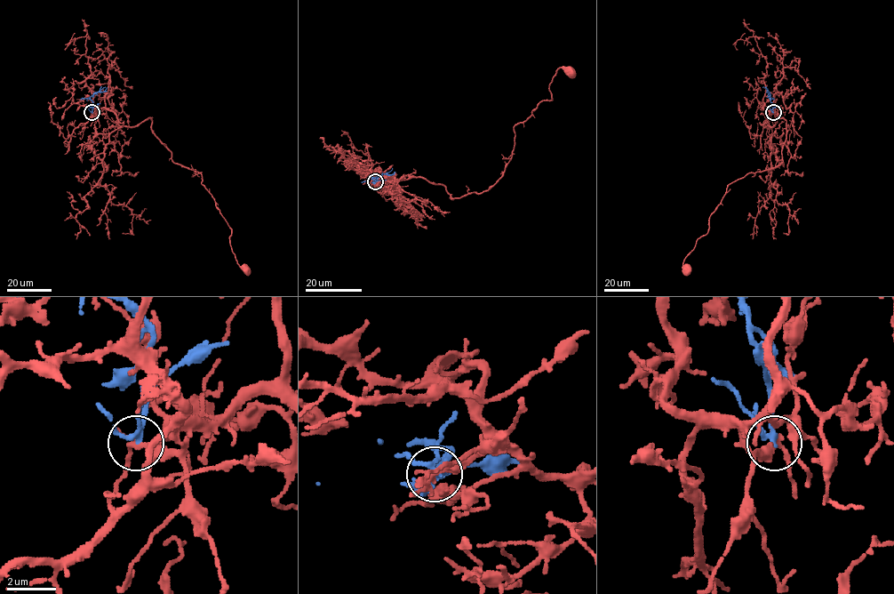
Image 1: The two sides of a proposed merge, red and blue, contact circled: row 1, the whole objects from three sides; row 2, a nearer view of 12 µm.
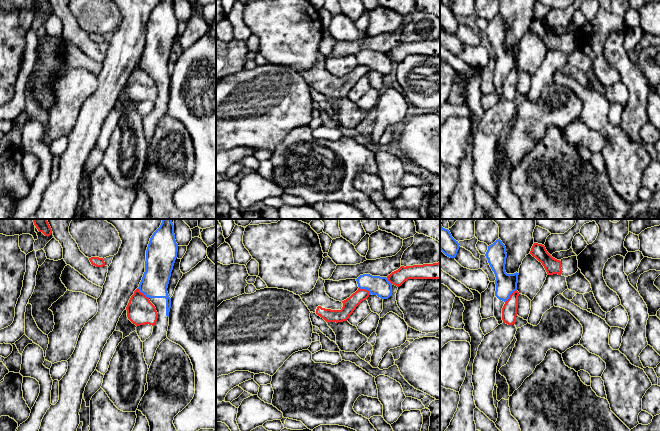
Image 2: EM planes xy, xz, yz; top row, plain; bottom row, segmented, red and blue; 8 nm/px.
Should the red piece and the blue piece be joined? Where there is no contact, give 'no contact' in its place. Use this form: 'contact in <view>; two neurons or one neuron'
contact in yz; two neurons

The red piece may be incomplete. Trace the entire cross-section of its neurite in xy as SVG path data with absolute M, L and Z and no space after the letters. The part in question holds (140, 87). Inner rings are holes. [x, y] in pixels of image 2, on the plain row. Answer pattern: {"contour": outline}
{"contour": "M137 64L126 83L128 95L136 102L149 100L154 102L158 89L149 74Z"}

